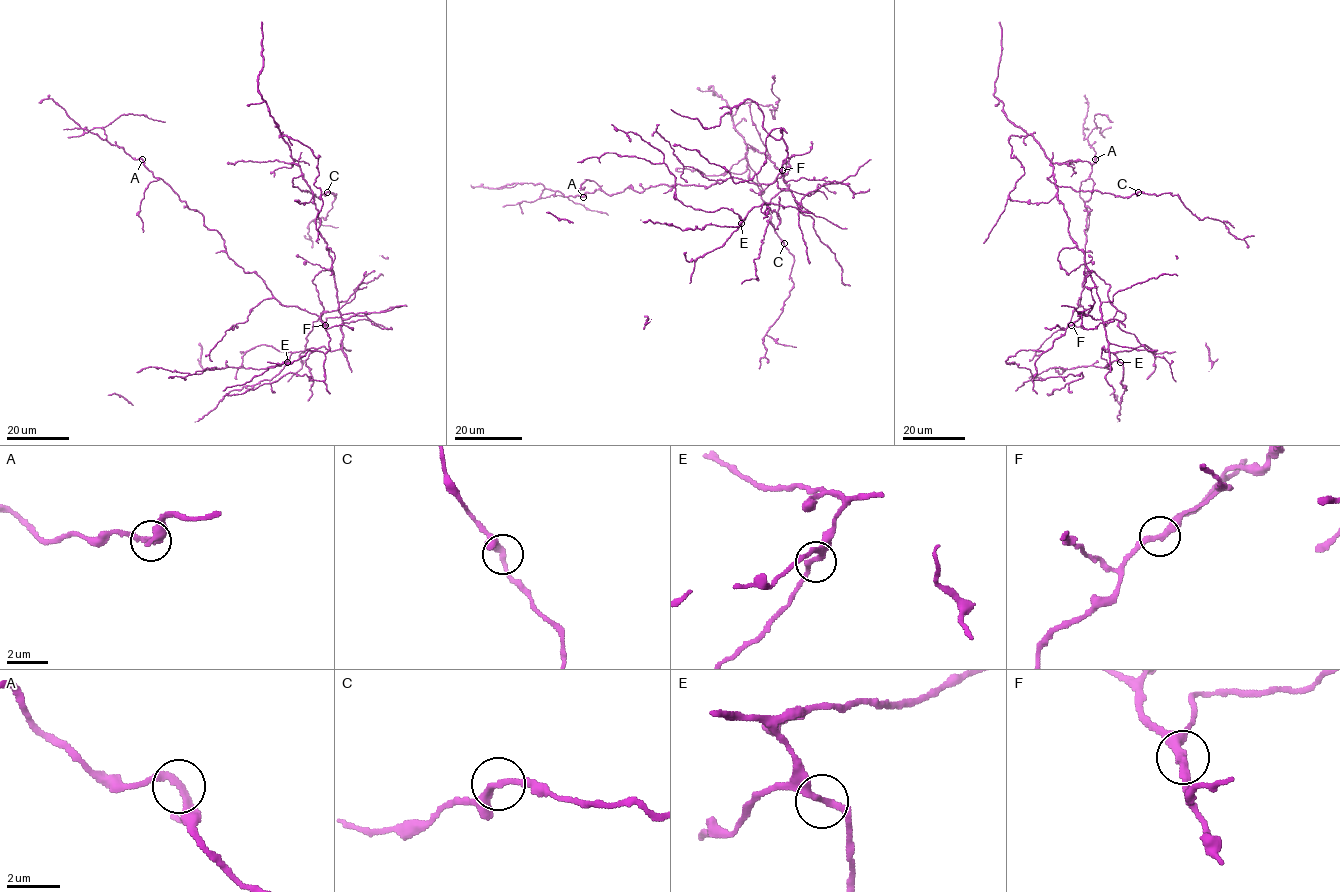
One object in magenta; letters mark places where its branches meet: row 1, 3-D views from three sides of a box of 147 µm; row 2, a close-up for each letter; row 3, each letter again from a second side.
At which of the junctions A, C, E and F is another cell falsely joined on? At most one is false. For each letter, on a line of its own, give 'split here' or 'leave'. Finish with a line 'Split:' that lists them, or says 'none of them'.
A: leave
C: leave
E: leave
F: leave
Split: none of them

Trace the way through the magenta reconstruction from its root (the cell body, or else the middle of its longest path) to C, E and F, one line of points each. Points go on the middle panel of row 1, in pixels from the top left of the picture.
C: (823, 185), (797, 202), (769, 156), (747, 144), (747, 160), (762, 188), (761, 199), (774, 231), (784, 243)
E: (823, 185), (801, 200), (800, 210), (774, 203), (761, 204), (755, 206), (741, 223)
F: (823, 185), (827, 183), (823, 180), (804, 178), (784, 181), (781, 170)

